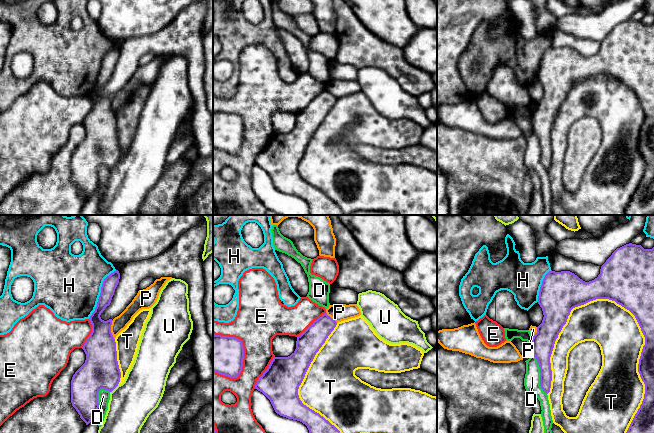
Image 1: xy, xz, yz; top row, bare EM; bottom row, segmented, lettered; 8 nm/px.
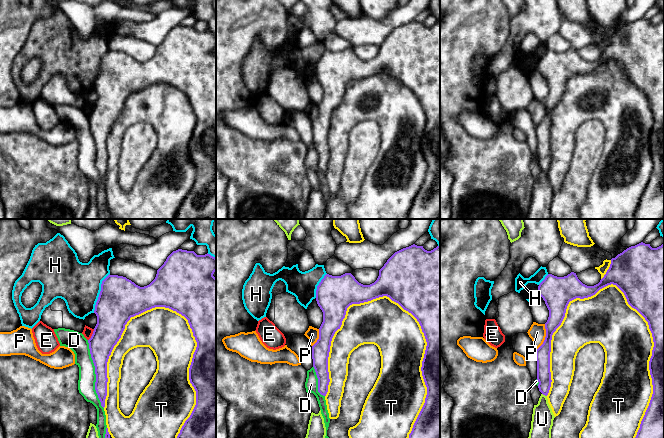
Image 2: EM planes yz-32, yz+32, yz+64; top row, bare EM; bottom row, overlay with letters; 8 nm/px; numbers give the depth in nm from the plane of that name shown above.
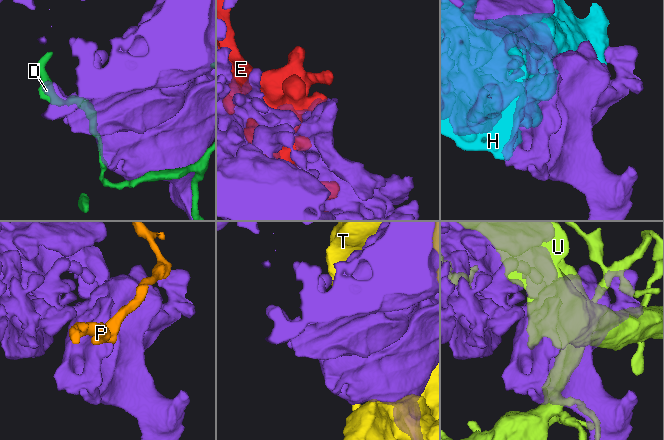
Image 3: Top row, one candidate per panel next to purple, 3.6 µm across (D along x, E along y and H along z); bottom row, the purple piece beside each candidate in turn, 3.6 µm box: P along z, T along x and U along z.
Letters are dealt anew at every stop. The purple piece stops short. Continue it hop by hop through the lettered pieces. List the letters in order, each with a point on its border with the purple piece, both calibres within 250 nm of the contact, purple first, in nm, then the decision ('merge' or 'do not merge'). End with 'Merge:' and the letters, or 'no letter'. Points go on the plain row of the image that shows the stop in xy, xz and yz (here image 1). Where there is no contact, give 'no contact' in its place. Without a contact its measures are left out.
D: contact yz (540, 148); calibres 180 and 130 nm; do not merge
E: contact xz (242, 122); calibres 300 and 360 nm; do not merge
H: contact xy (100, 69); calibres 120 and 500 nm; do not merge
P: contact xy (110, 106); calibres 260 and 120 nm; do not merge
T: contact yz (640, 134); calibres 130 and 360 nm; do not merge
U: contact xy (114, 164); calibres 280 and 340 nm; do not merge
Merge: no letter

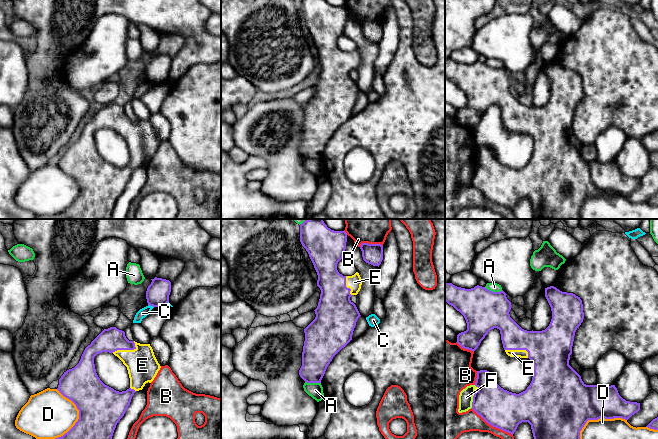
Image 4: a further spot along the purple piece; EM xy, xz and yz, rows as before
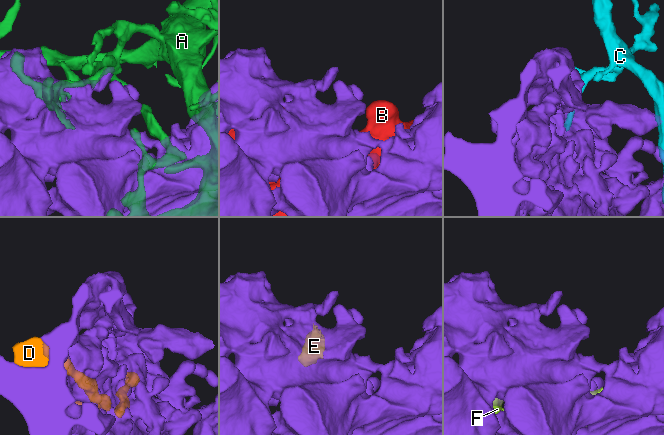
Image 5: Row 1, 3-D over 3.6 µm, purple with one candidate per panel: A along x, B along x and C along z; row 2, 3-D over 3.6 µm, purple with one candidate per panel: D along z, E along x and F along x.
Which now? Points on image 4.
A: contact yz (493, 68); calibres 320 and 80 nm; do not merge
B: contact yz (492, 201); calibres 300 and 160 nm; do not merge
C: contact xy (151, 81); calibres 190 and 80 nm; do not merge
D: contact xy (74, 201); calibres 360 and 380 nm; do not merge
E: contact xy (125, 125); calibres 190 and 260 nm; merge
F: contact yz (473, 176); calibres 300 and 110 nm; do not merge
Merge: E

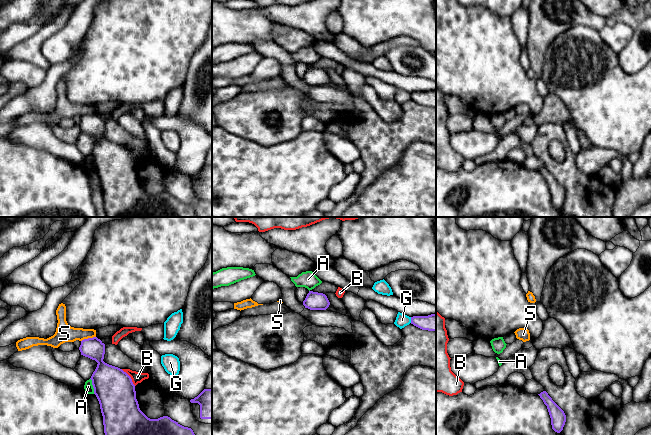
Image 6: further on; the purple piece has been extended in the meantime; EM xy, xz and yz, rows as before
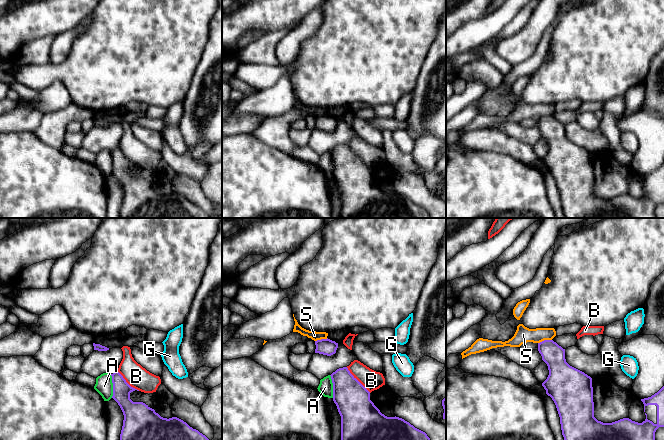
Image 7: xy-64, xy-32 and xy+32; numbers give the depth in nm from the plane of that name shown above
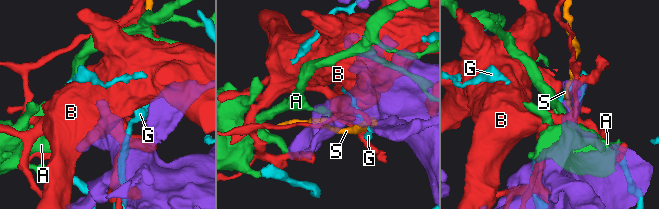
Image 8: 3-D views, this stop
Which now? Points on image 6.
A: contact xy (93, 162); calibres 320 and 70 nm; do not merge
B: contact xy (130, 153); calibres 320 and 100 nm; do not merge
G: contact xz (411, 96); calibres 140 and 110 nm; do not merge
S: contact xy (88, 114); calibres 170 and 140 nm; do not merge
Merge: no letter

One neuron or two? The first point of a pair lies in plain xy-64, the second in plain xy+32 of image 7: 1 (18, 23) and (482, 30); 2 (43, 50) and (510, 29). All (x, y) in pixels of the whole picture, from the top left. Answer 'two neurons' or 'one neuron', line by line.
1: two neurons
2: one neuron

